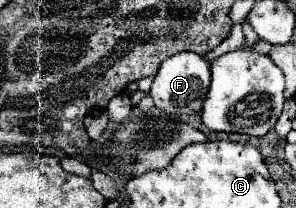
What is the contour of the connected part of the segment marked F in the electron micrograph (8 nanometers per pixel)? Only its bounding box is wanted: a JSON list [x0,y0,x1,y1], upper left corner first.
[151,51,211,119]

